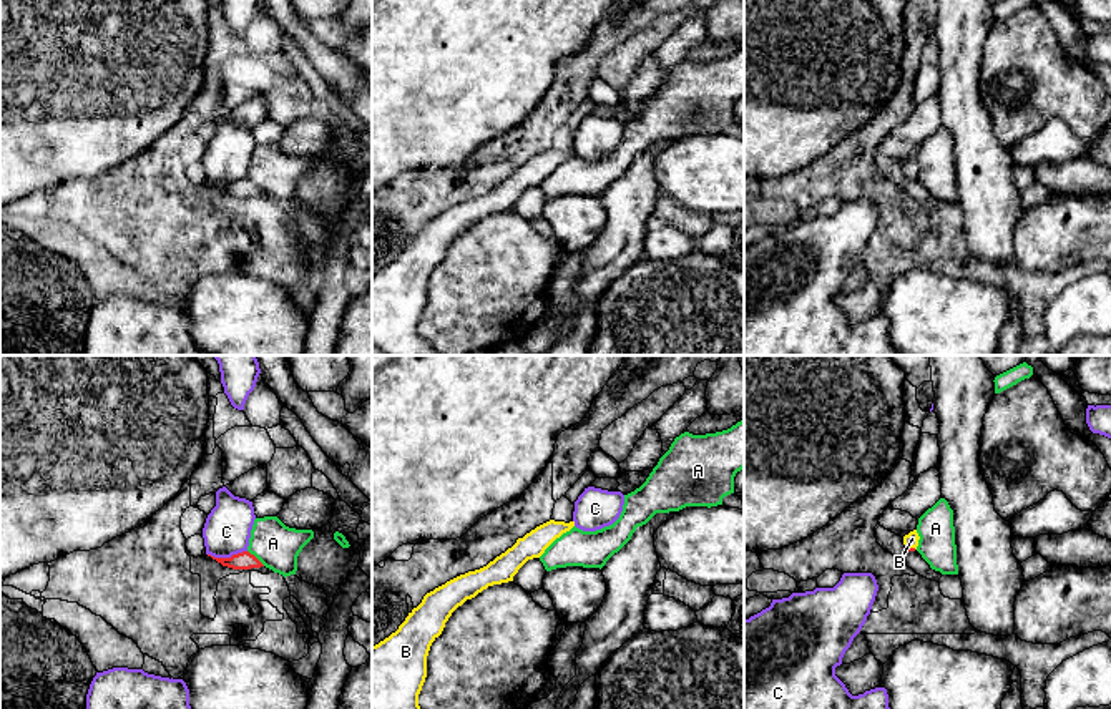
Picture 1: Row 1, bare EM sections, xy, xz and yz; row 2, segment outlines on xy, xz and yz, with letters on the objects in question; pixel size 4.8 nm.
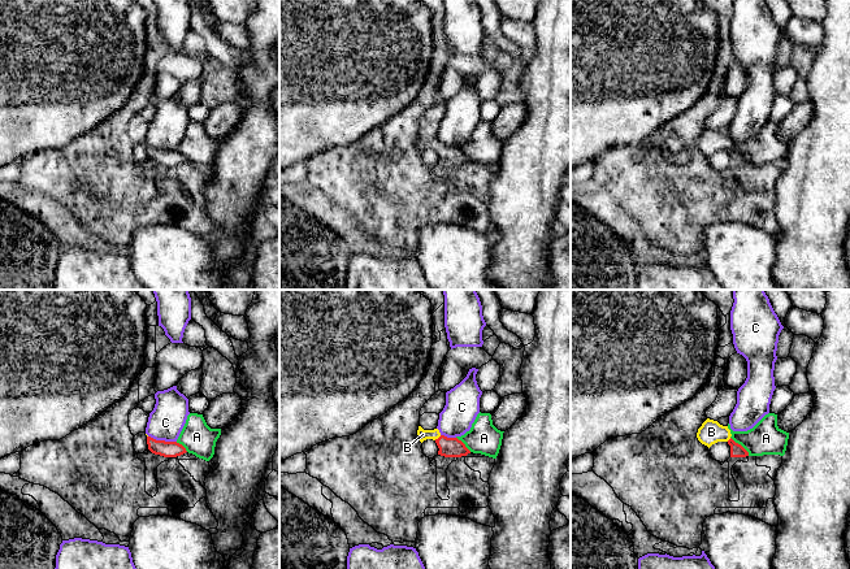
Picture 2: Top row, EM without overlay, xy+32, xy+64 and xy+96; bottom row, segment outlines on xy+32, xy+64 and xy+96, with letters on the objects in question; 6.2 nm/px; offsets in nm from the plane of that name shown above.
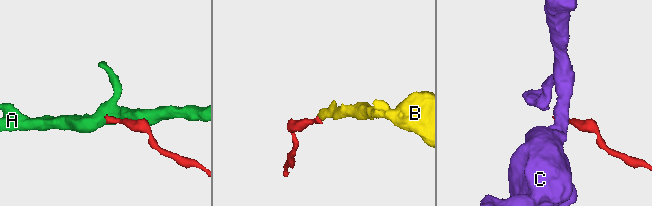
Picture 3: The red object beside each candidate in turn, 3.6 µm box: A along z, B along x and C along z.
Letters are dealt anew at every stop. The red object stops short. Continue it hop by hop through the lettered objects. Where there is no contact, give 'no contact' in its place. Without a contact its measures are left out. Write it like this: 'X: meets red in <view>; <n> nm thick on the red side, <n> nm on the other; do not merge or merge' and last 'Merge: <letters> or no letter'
A: meets red in xy; 90 nm thick on the red side, 220 nm on the other; do not merge
B: meets red in yz; 20 nm thick on the red side, 70 nm on the other; merge
C: meets red in xy; 90 nm thick on the red side, 220 nm on the other; do not merge
Merge: B

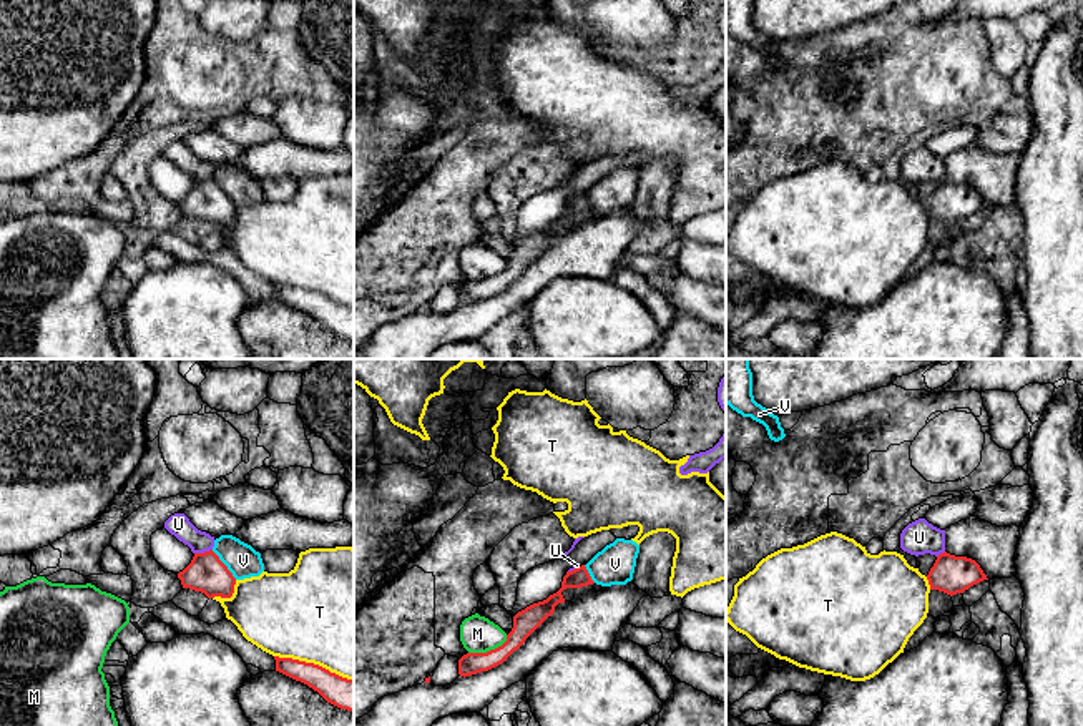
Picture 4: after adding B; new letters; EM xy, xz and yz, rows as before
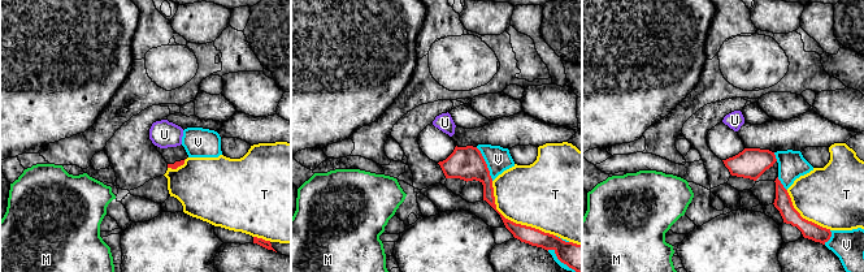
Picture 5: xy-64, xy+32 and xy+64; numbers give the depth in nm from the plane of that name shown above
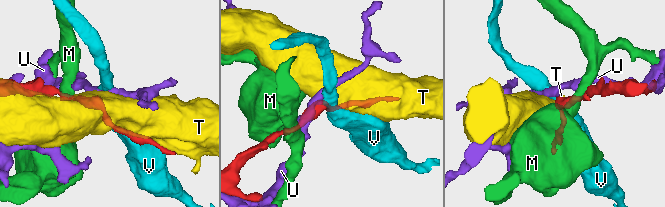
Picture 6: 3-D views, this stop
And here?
M: meets red in xz; 120 nm thick on the red side, 180 nm on the other; do not merge
T: meets red in xy; 160 nm thick on the red side, 500 nm on the other; do not merge
U: meets red in xy; 190 nm thick on the red side, 110 nm on the other; do not merge
V: meets red in xy; 190 nm thick on the red side, 160 nm on the other; do not merge
Merge: no letter

